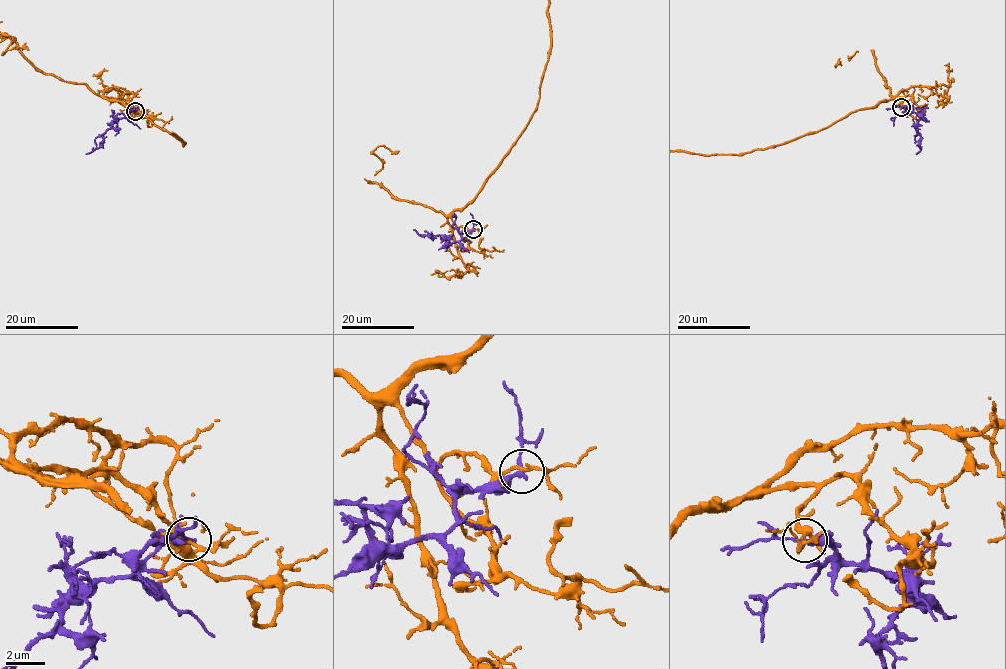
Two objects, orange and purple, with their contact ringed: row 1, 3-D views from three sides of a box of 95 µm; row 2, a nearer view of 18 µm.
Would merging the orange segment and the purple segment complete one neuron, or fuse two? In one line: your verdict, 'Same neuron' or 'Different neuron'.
Different neuron

